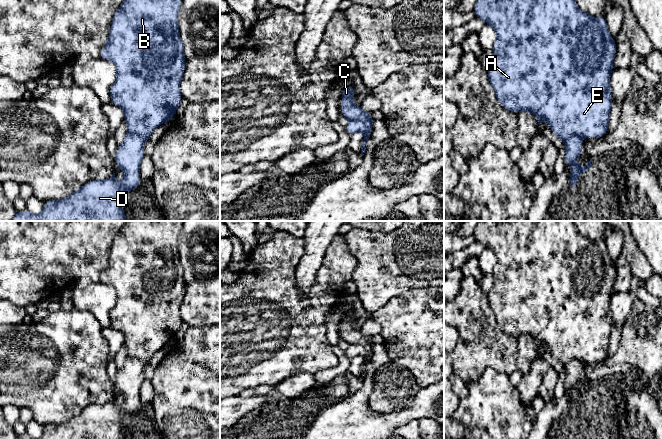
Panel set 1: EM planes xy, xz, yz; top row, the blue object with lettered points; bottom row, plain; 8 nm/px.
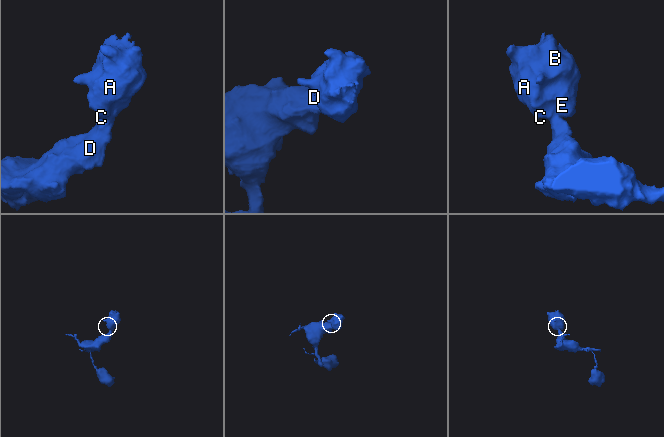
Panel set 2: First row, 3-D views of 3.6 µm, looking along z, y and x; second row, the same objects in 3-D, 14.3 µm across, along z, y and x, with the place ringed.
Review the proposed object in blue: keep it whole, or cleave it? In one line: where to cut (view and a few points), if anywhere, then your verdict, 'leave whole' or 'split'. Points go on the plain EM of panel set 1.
cut xz (350, 343), (365, 345), (371, 348); split

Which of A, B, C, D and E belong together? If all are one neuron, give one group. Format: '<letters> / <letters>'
A B C E / D

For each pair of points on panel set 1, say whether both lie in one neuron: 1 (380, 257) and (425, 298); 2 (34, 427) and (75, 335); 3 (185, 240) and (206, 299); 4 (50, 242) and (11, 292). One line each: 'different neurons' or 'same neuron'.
1: different neurons
2: different neurons
3: same neuron
4: same neuron

